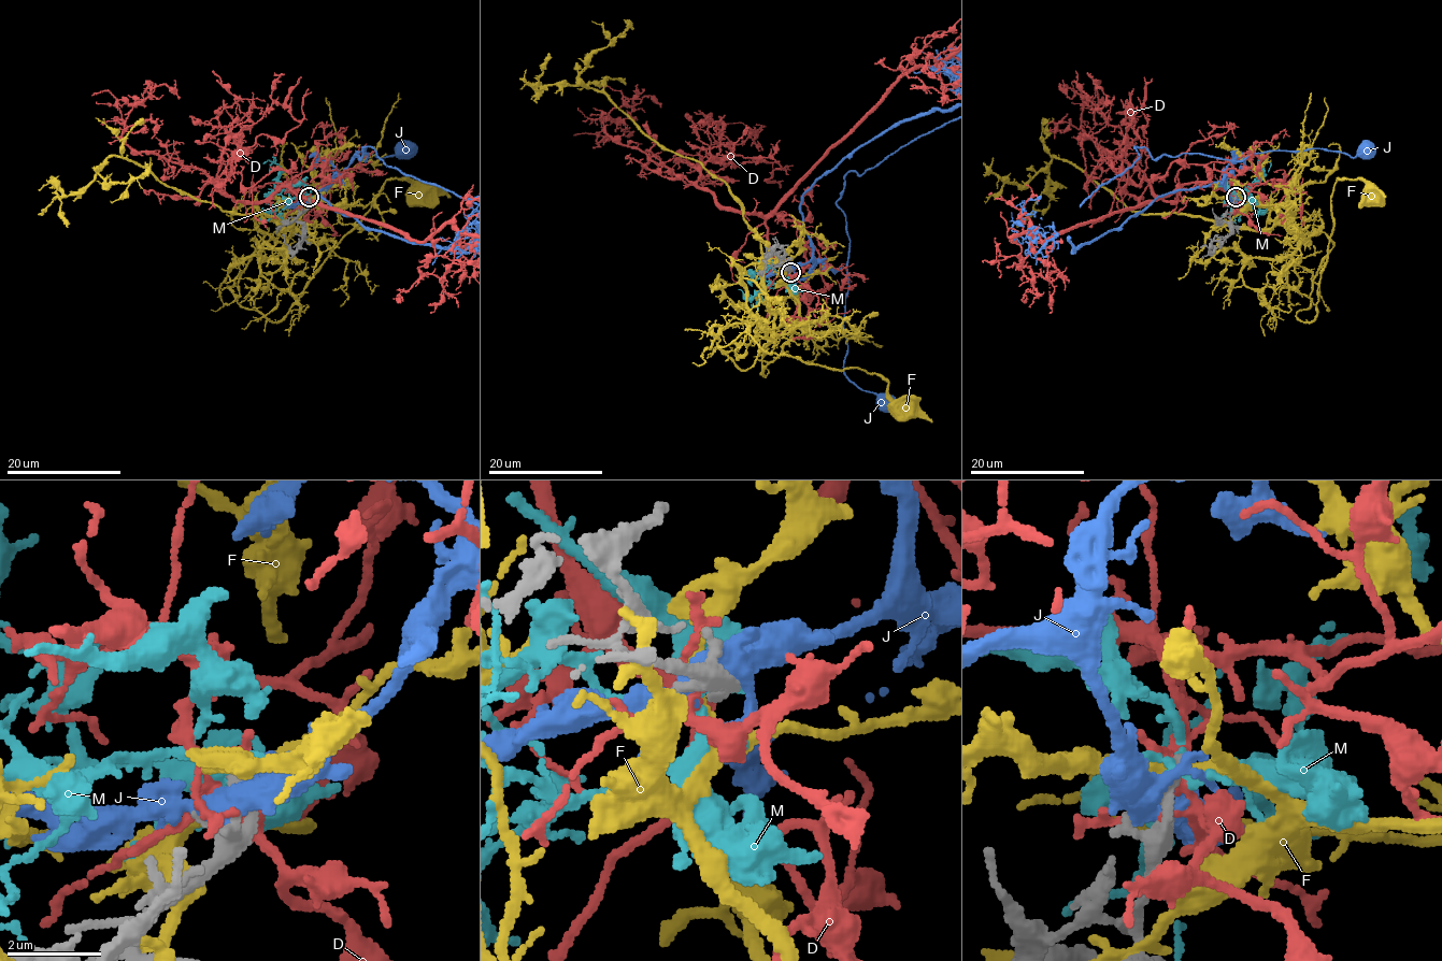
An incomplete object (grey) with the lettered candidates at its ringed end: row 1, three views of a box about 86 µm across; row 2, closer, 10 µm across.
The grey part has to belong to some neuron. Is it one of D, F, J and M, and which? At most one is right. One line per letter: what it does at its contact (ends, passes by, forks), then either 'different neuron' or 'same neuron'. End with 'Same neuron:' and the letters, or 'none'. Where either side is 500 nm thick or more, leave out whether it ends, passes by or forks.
D: it forks | different neuron
F: it passes by | different neuron
J: it forks | different neuron
M: it forks | different neuron
Same neuron: none

